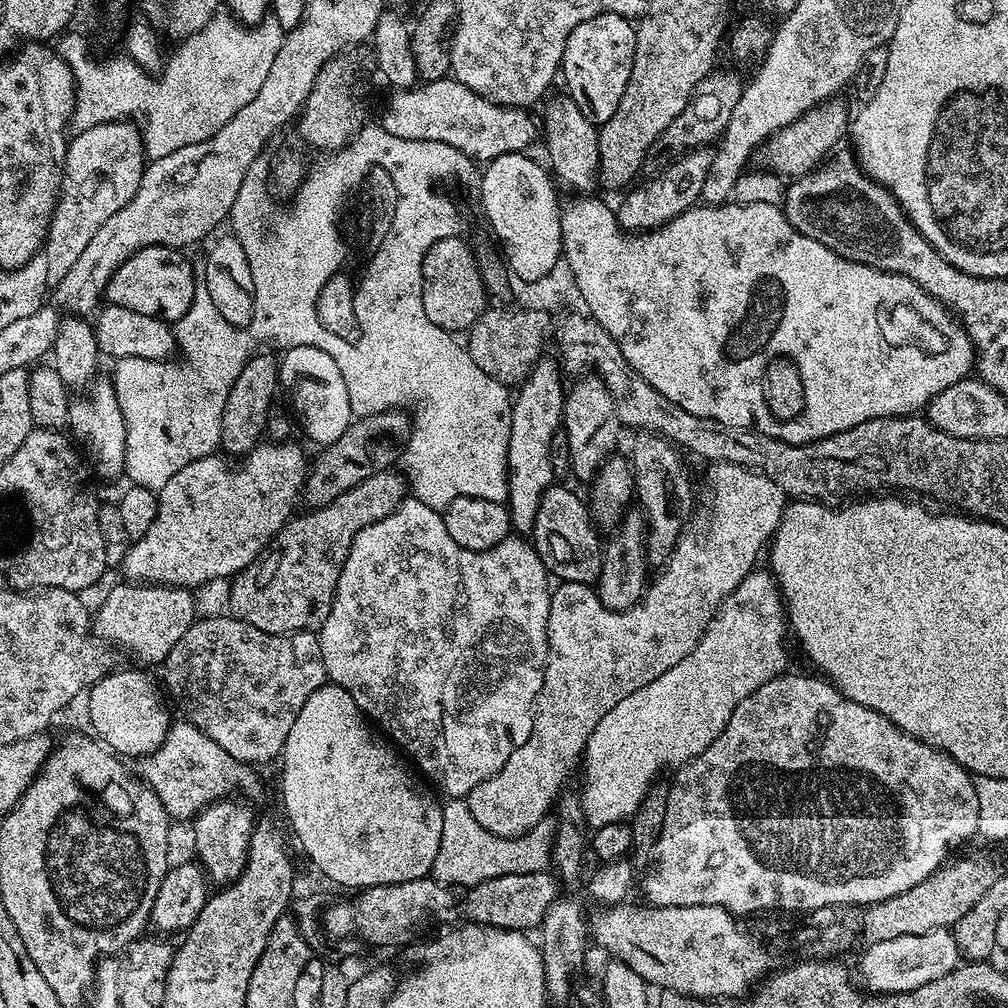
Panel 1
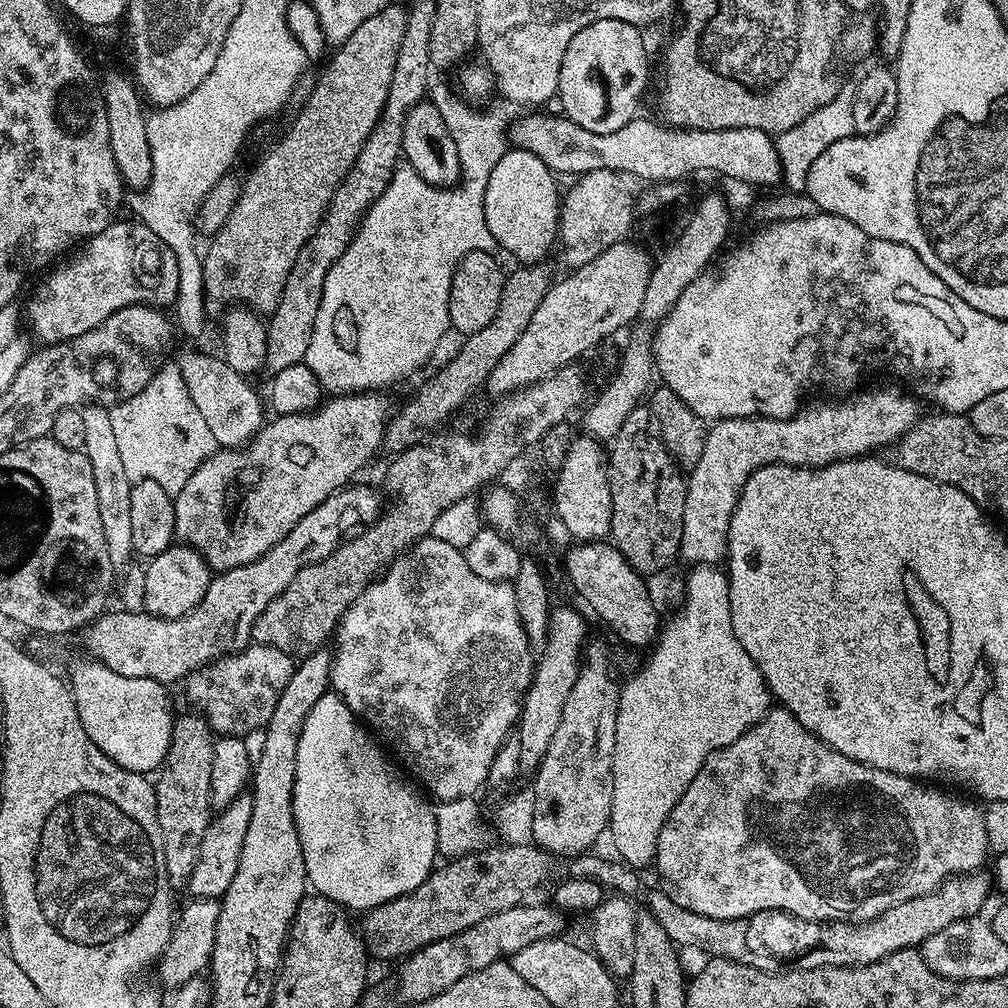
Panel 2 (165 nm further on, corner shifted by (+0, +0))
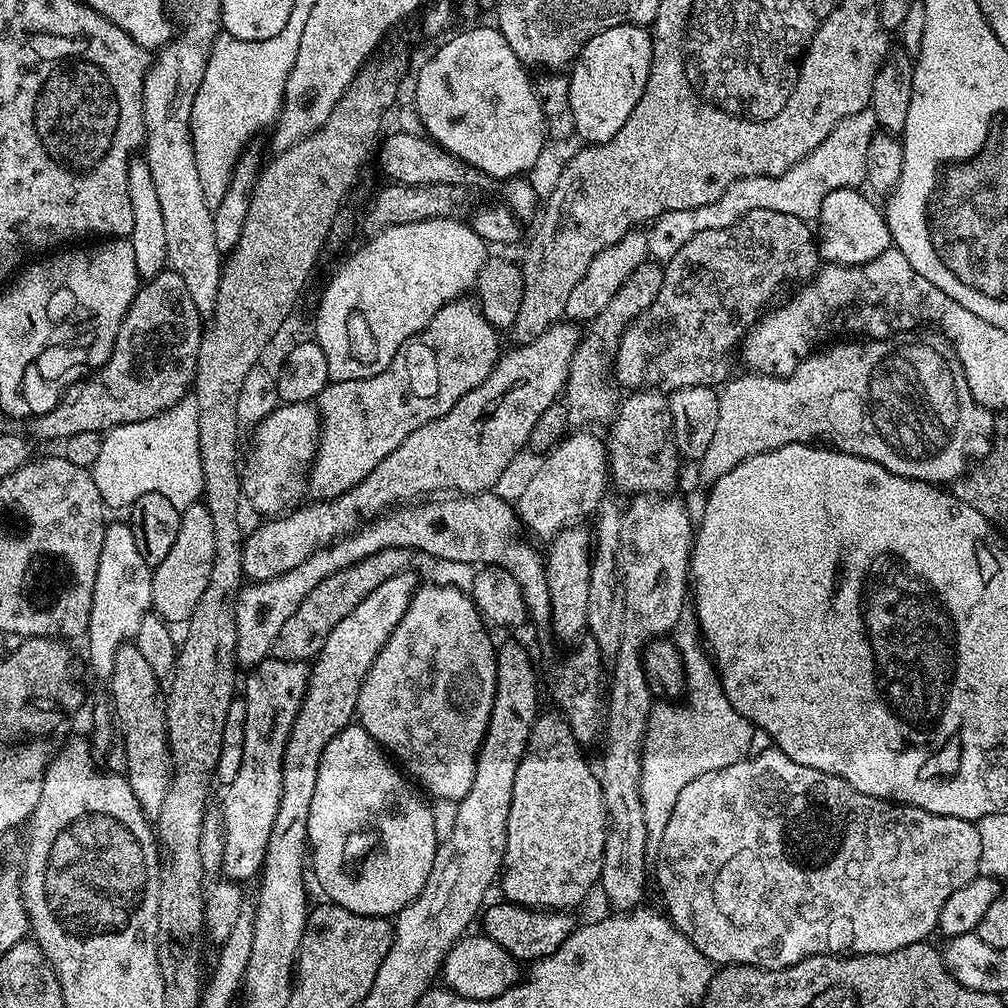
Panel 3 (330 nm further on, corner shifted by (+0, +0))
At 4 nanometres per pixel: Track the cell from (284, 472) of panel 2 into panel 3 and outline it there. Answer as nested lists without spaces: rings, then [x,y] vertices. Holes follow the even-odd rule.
[[[472,298],[451,300],[416,336],[411,336],[394,354],[390,366],[370,378],[361,380],[332,380],[318,397],[320,413],[320,440],[316,443],[316,457],[307,469],[308,488],[313,497],[334,500],[346,490],[353,488],[390,450],[398,450],[418,426],[446,415],[465,396],[470,394],[494,370],[496,361],[502,355],[497,329],[485,318],[479,303]]]

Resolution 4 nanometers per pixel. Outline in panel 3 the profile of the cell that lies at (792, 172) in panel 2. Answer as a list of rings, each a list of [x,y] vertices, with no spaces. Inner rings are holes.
[[[869,106],[858,114],[844,118],[811,154],[780,177],[736,179],[714,203],[690,210],[667,211],[647,231],[649,257],[660,264],[668,263],[696,234],[732,226],[751,210],[776,210],[782,214],[791,214],[799,220],[815,221],[827,194],[840,188],[857,189],[865,183],[868,148],[877,130],[874,112]]]

